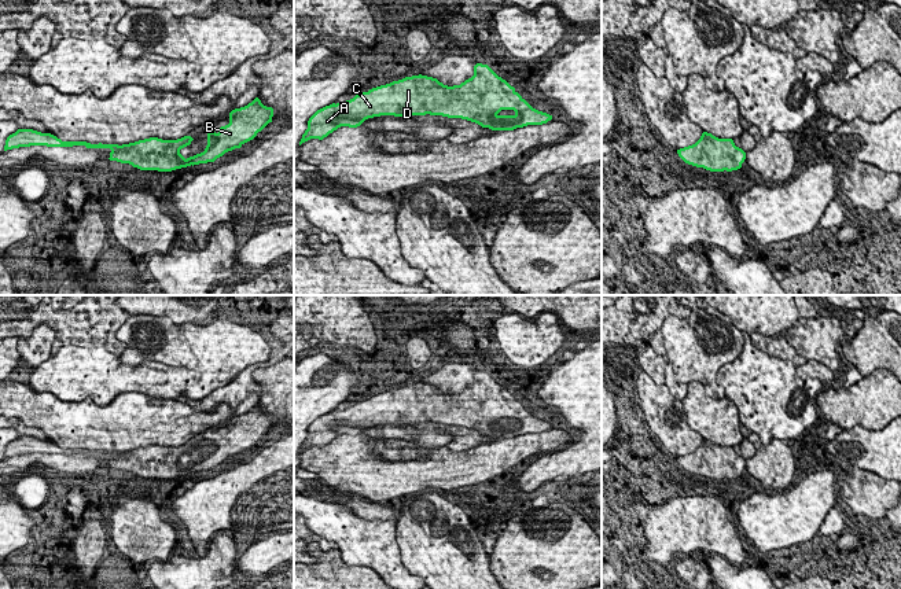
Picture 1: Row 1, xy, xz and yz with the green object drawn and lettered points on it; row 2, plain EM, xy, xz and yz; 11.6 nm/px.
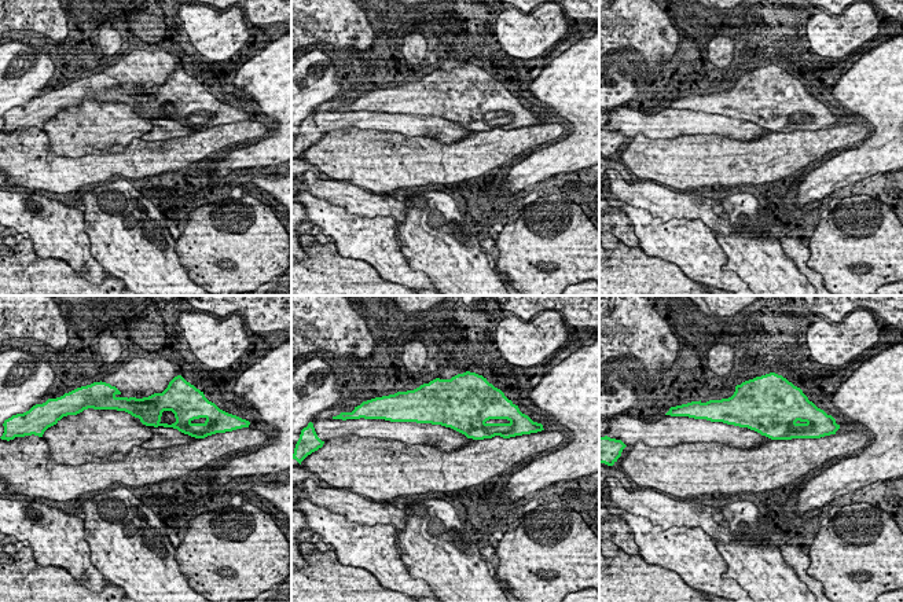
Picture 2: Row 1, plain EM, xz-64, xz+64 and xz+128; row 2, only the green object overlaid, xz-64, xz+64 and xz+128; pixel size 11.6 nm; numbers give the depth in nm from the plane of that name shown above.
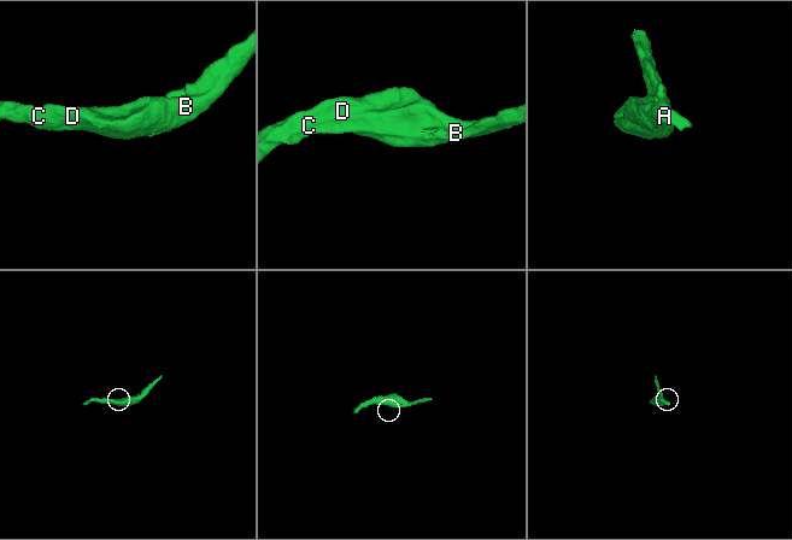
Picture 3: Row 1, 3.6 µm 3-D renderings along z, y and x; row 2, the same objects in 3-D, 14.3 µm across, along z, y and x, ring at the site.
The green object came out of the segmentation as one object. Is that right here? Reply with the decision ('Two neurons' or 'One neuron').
One neuron

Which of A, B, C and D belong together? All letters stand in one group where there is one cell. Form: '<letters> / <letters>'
A B C D

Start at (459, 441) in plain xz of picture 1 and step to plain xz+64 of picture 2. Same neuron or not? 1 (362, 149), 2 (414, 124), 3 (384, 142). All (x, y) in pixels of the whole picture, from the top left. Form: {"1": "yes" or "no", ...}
{"1": "no", "2": "yes", "3": "no"}

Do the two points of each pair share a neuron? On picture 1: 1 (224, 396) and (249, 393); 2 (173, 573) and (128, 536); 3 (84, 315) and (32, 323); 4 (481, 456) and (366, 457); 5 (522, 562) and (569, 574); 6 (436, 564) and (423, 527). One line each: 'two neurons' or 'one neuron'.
1: one neuron
2: two neurons
3: one neuron
4: one neuron
5: one neuron
6: one neuron

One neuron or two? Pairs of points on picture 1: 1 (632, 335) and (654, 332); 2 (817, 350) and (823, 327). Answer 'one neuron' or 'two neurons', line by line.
1: two neurons
2: one neuron

